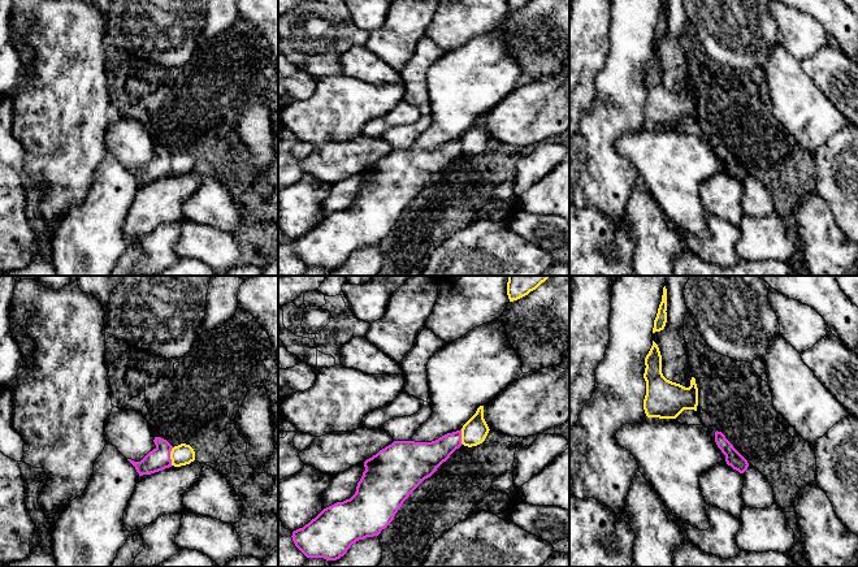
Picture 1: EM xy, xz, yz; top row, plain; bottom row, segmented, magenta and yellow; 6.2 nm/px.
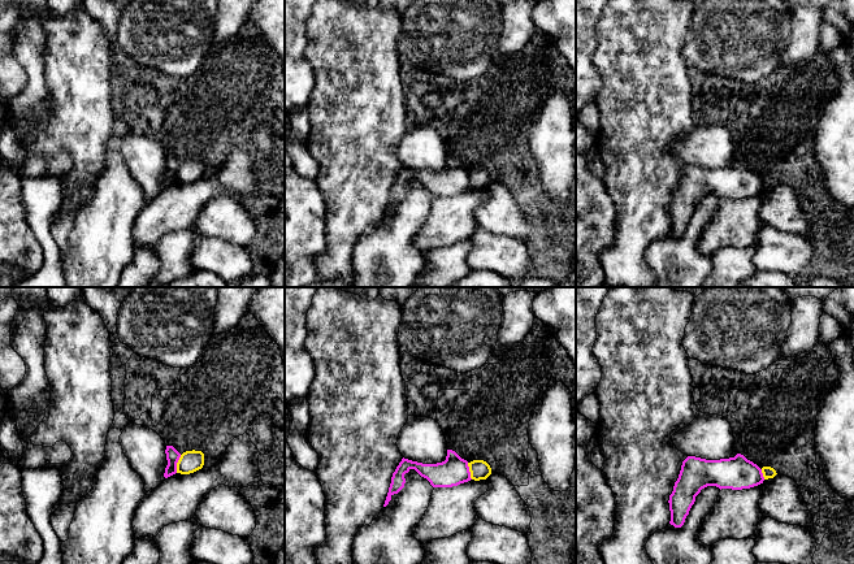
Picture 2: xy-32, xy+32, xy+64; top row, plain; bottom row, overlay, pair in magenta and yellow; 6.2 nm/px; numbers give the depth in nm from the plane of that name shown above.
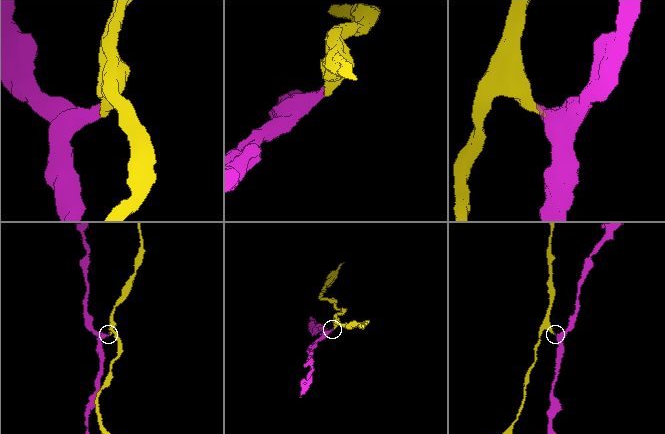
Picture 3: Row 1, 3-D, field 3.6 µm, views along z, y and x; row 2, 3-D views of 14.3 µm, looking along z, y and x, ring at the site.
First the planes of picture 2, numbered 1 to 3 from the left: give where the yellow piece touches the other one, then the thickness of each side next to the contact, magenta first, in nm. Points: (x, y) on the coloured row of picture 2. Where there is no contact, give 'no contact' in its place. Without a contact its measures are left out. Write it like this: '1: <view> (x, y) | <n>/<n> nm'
1: xy-32 (176, 464) | 80/140 nm
2: xy+32 (468, 471) | 180/120 nm
3: xy+64 (762, 474) | 200/70 nm

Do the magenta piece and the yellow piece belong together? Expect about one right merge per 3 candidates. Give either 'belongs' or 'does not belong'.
does not belong

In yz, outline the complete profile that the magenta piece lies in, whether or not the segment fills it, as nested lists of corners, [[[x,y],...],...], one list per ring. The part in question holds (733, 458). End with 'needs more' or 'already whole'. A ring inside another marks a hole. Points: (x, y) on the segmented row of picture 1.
[[[715,432],[715,442],[725,455],[725,462],[728,466],[740,473],[744,473],[748,469],[748,460],[733,447],[733,445],[725,438],[722,432]]]; already whole

